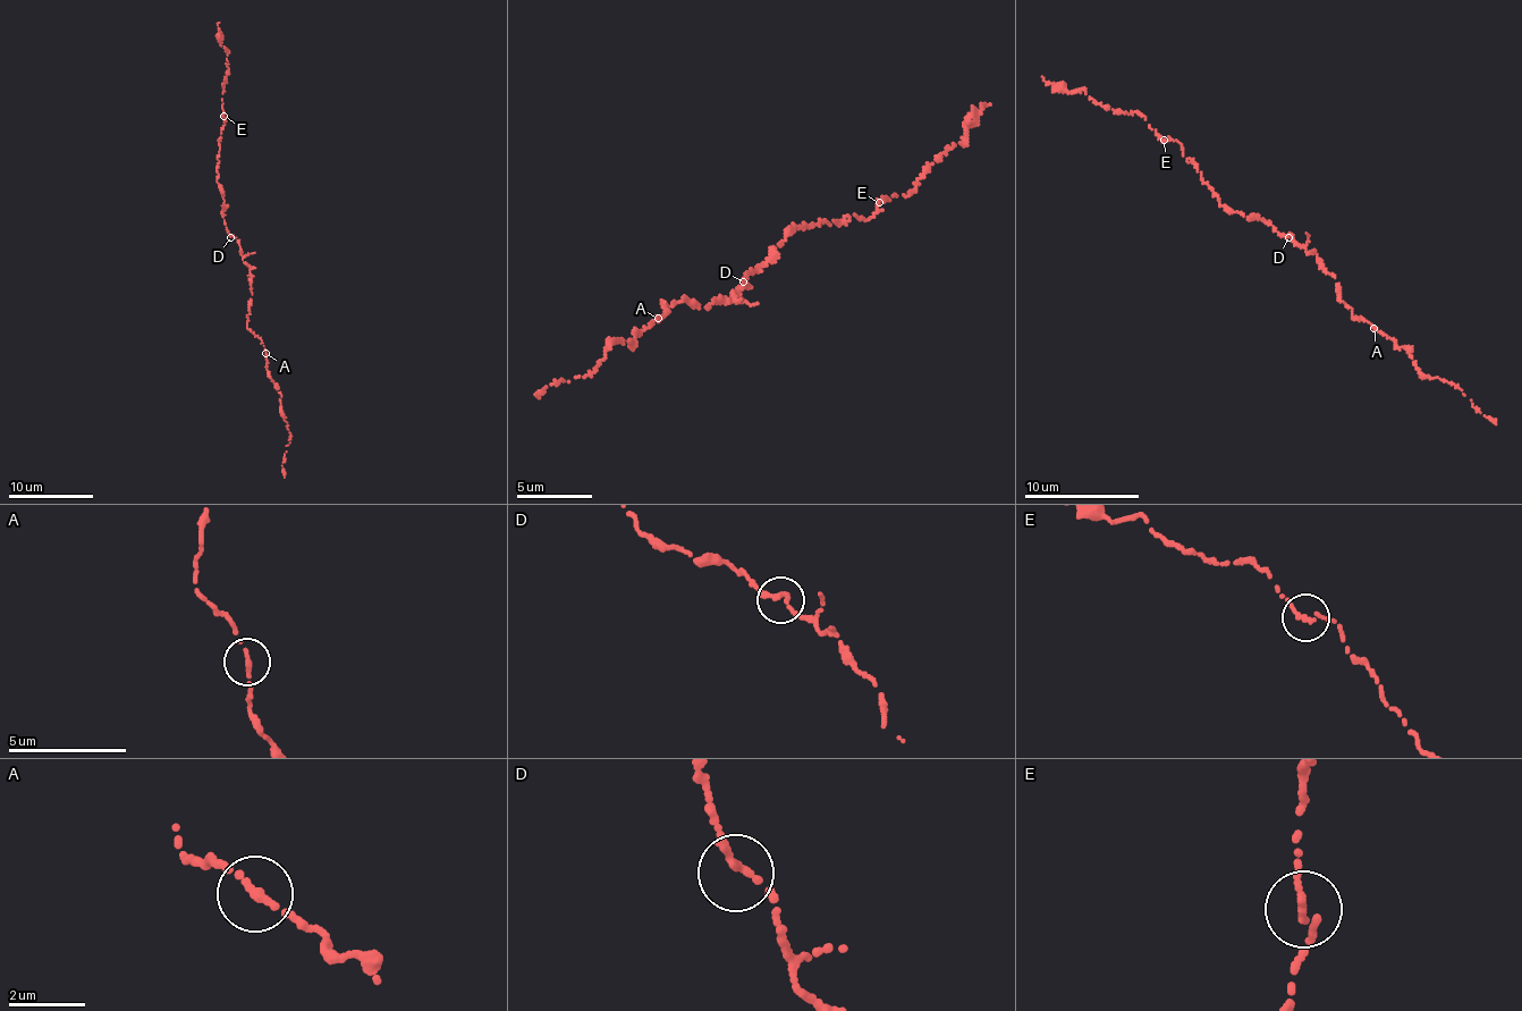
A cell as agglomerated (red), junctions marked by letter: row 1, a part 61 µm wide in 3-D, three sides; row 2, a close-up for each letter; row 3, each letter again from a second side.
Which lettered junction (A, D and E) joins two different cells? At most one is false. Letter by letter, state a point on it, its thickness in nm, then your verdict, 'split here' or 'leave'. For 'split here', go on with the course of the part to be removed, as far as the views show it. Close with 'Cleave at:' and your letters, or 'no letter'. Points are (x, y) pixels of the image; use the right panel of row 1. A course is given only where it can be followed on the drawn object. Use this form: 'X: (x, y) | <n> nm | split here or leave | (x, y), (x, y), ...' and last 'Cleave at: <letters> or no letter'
A: (1373, 328) | 190 nm | leave
D: (1288, 237) | 200 nm | leave
E: (1164, 140) | 180 nm | leave
Cleave at: no letter

